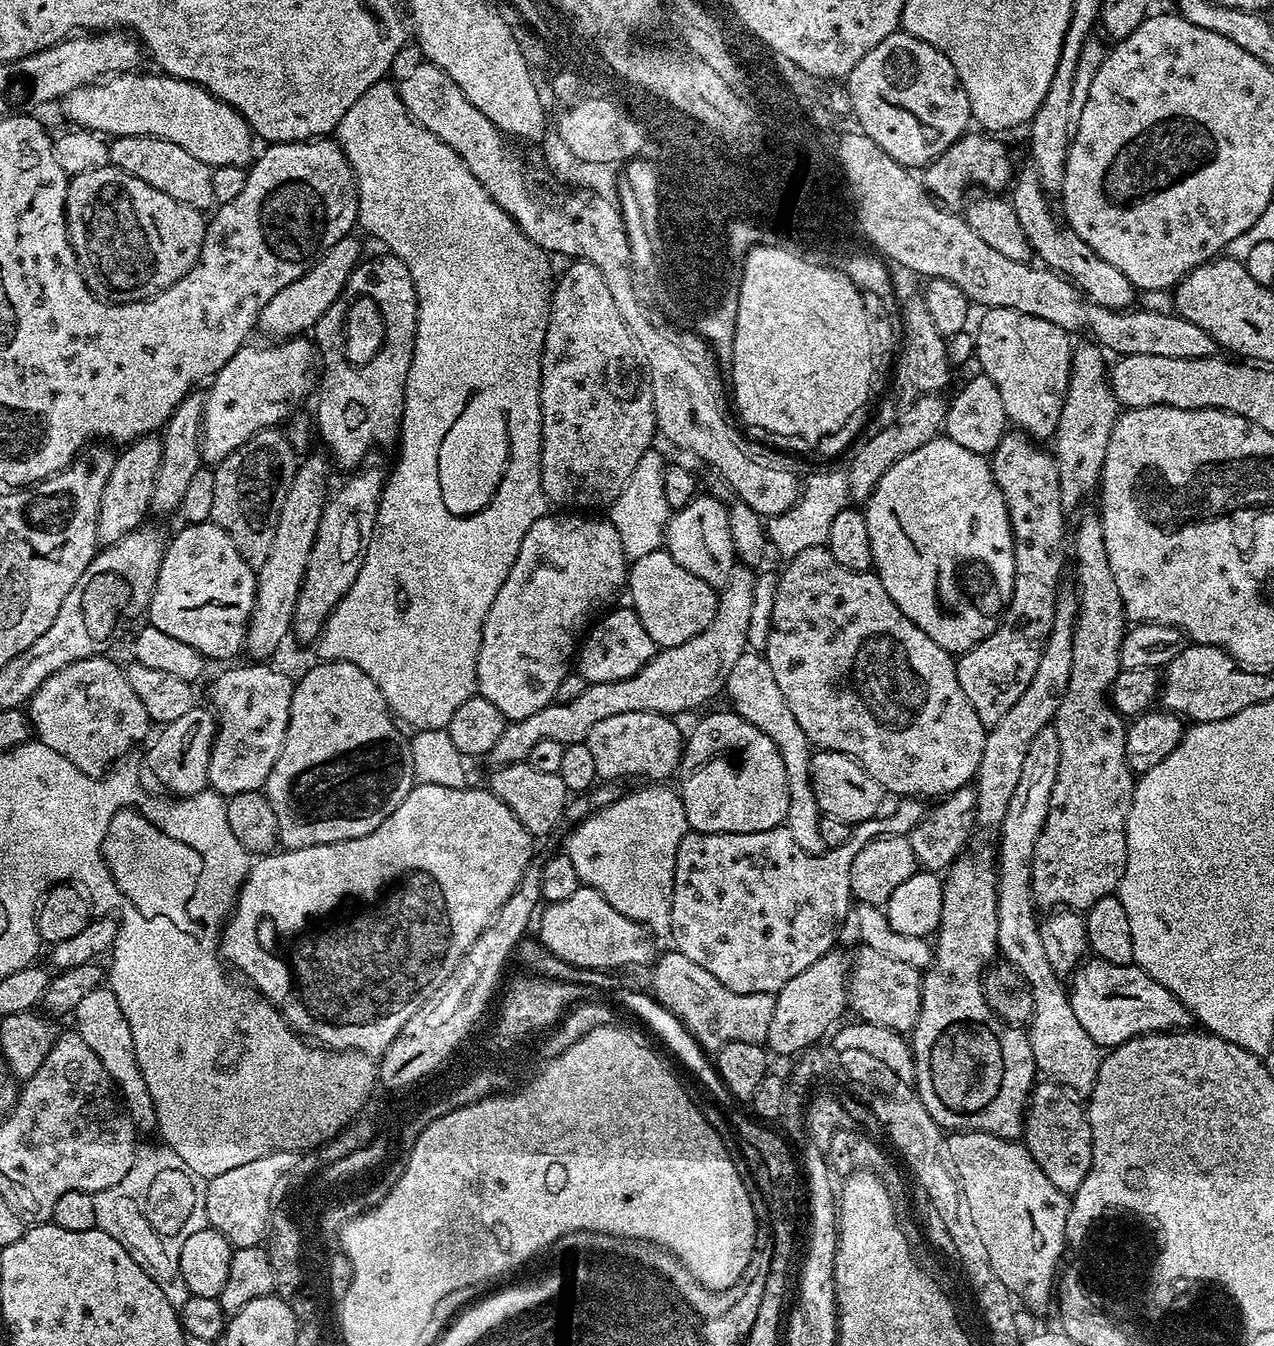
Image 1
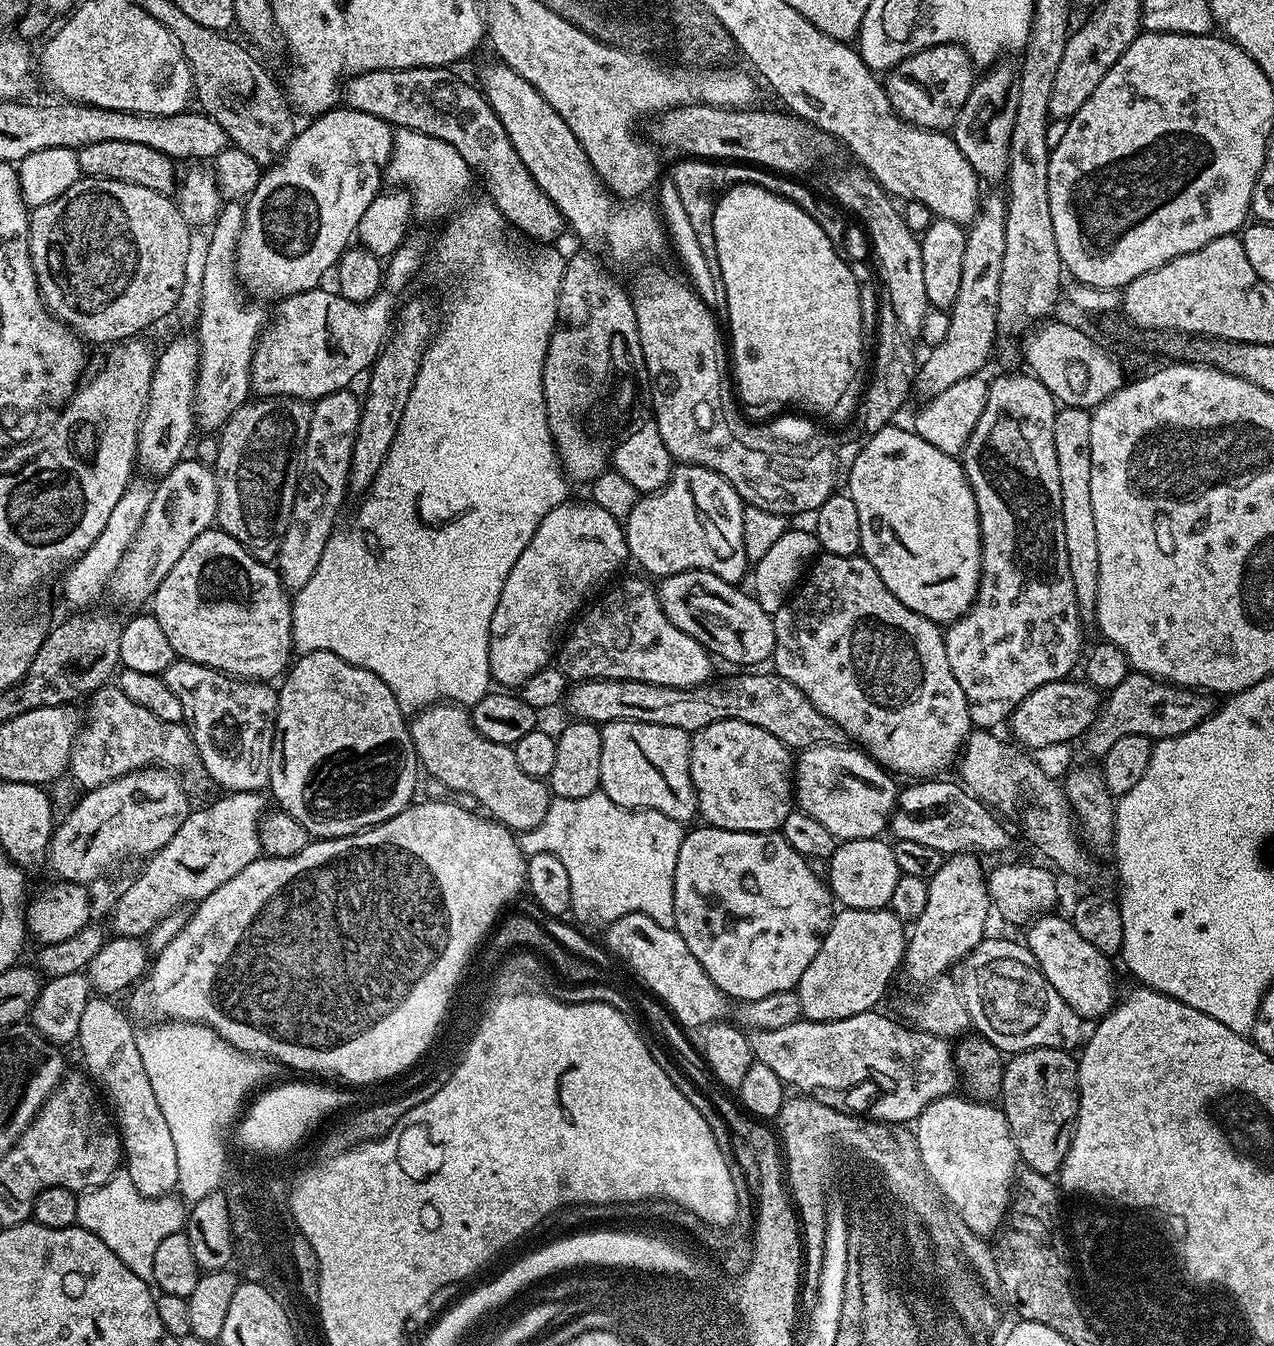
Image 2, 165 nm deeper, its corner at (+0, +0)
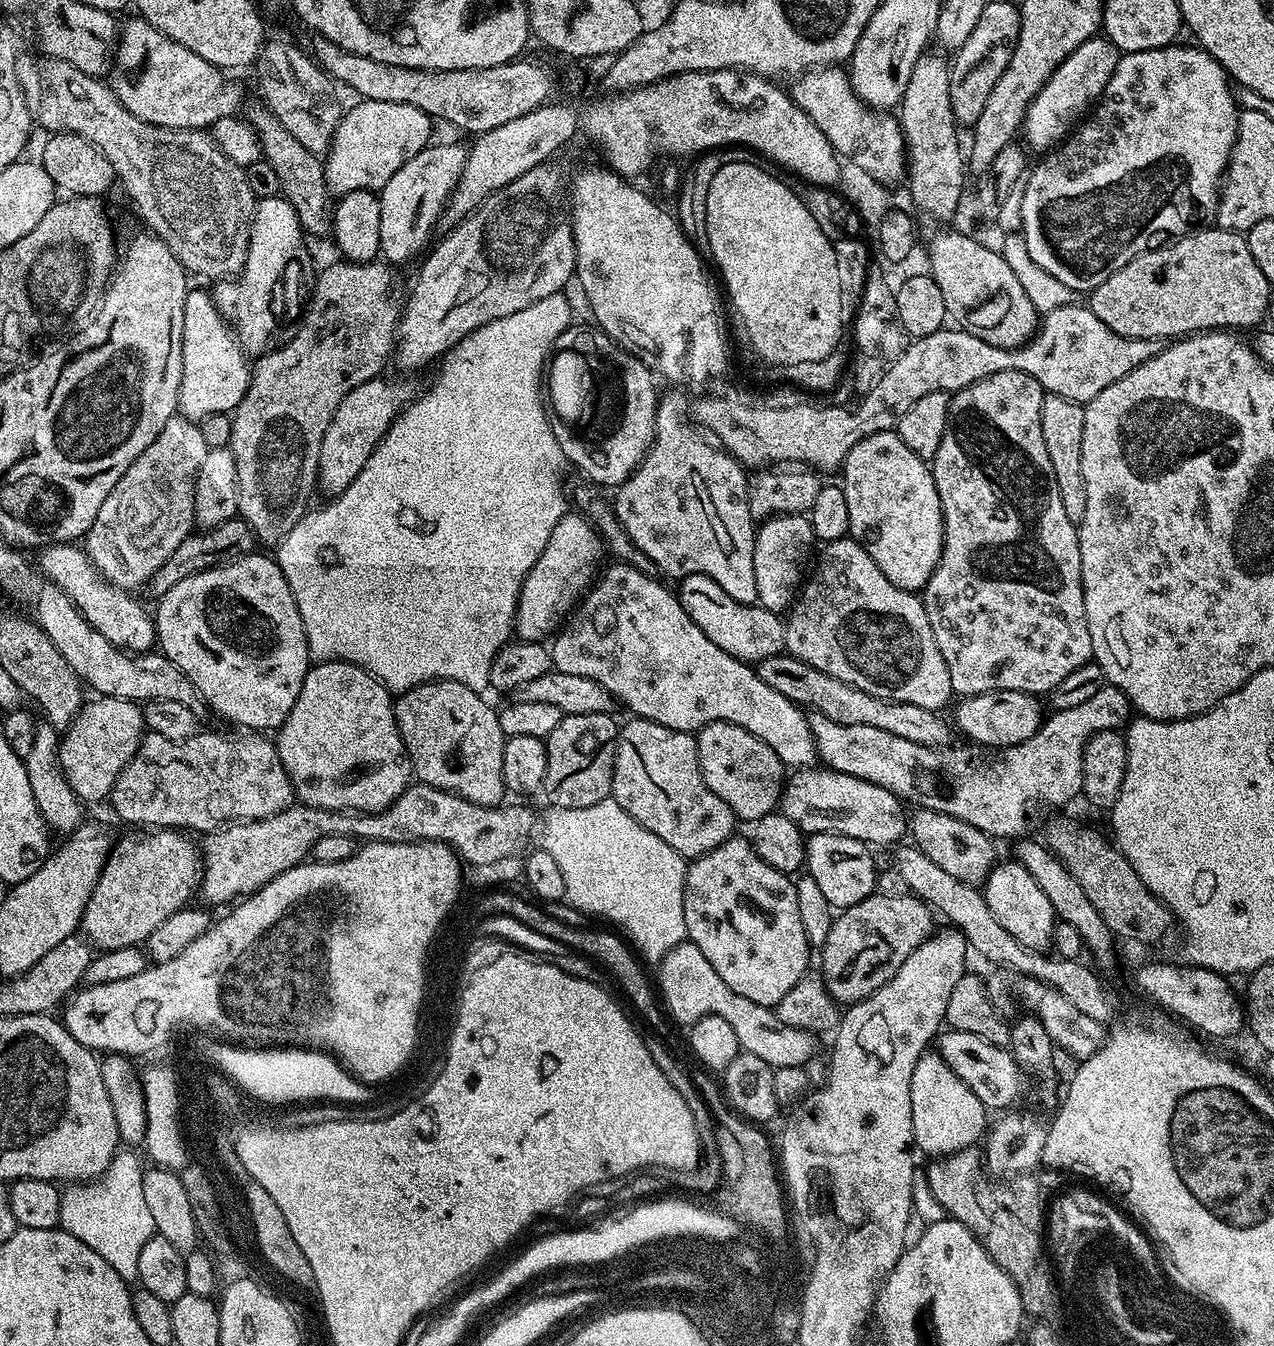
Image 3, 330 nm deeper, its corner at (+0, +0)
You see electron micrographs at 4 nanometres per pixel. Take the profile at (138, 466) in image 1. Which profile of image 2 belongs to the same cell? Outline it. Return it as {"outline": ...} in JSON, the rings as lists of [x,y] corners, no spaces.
{"outline":[[[195,335],[176,336],[161,352],[159,349],[154,378],[150,380],[150,398],[140,420],[136,447],[139,467],[153,472],[153,477],[164,476],[175,464],[180,463],[192,440],[192,431],[197,431],[196,379],[199,369],[200,341]]]}

